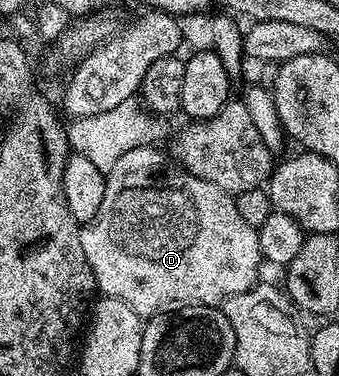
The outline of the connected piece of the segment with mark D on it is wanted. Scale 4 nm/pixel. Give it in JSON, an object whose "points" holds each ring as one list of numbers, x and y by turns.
{"points":[[141,147,129,150,128,153,116,162,115,167,106,173,107,185,105,186,105,199,101,202,101,210,92,218,91,223,82,225,79,237,81,238,81,250,85,250,85,258,95,275,95,282,98,291,104,297,112,296,118,300,123,300,141,318,150,318,166,313,176,306,219,306,224,300,228,300,233,294,241,294,249,290,260,279,258,268,261,265,259,255,259,234,256,228,249,226,241,214,237,214,235,196,230,192,223,192,213,182,196,180,194,178,183,178,180,184,175,184,172,188,124,188,126,168,131,172,147,172,151,168,150,147]]}

